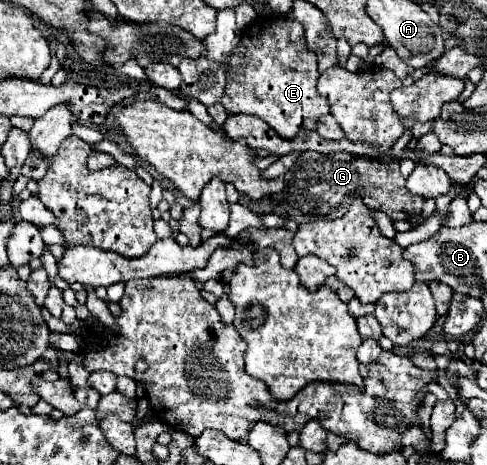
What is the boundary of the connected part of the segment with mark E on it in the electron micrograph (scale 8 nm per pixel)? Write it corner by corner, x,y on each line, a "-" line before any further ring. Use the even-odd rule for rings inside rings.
270,17
252,23
242,31
240,45
226,63
232,69
222,97
228,113
256,115
284,139
294,139
302,129
316,129
318,119
330,113
326,99
316,89
320,75
316,55
306,47
304,29
298,21

